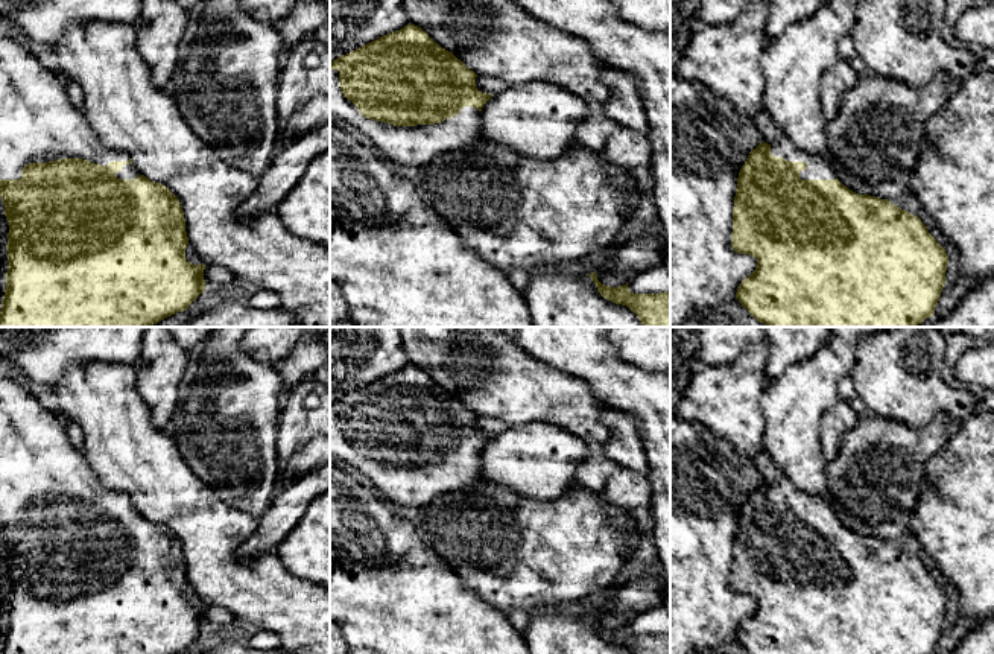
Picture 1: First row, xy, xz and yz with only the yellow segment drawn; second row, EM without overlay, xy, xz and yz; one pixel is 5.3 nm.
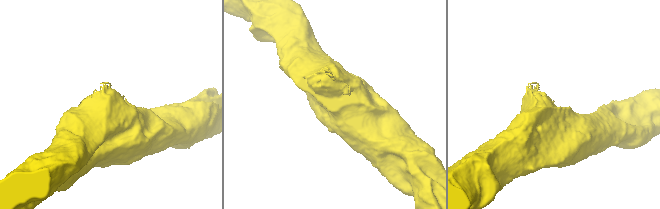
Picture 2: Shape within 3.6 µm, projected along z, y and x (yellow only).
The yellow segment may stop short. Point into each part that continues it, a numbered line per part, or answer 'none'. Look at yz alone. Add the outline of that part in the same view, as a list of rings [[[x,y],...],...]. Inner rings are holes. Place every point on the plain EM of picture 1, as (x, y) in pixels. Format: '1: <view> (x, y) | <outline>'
1: yz (818, 508) | [[[780,471],[777,473],[775,481],[771,484],[771,494],[774,497],[783,497],[787,502],[804,502],[807,510],[799,513],[801,520],[837,519],[825,497],[801,493]]]

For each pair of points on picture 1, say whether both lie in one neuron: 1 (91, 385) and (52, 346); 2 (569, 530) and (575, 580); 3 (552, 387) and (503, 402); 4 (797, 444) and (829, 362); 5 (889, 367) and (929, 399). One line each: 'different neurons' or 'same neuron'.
1: different neurons
2: same neuron
3: same neuron
4: same neuron
5: same neuron

